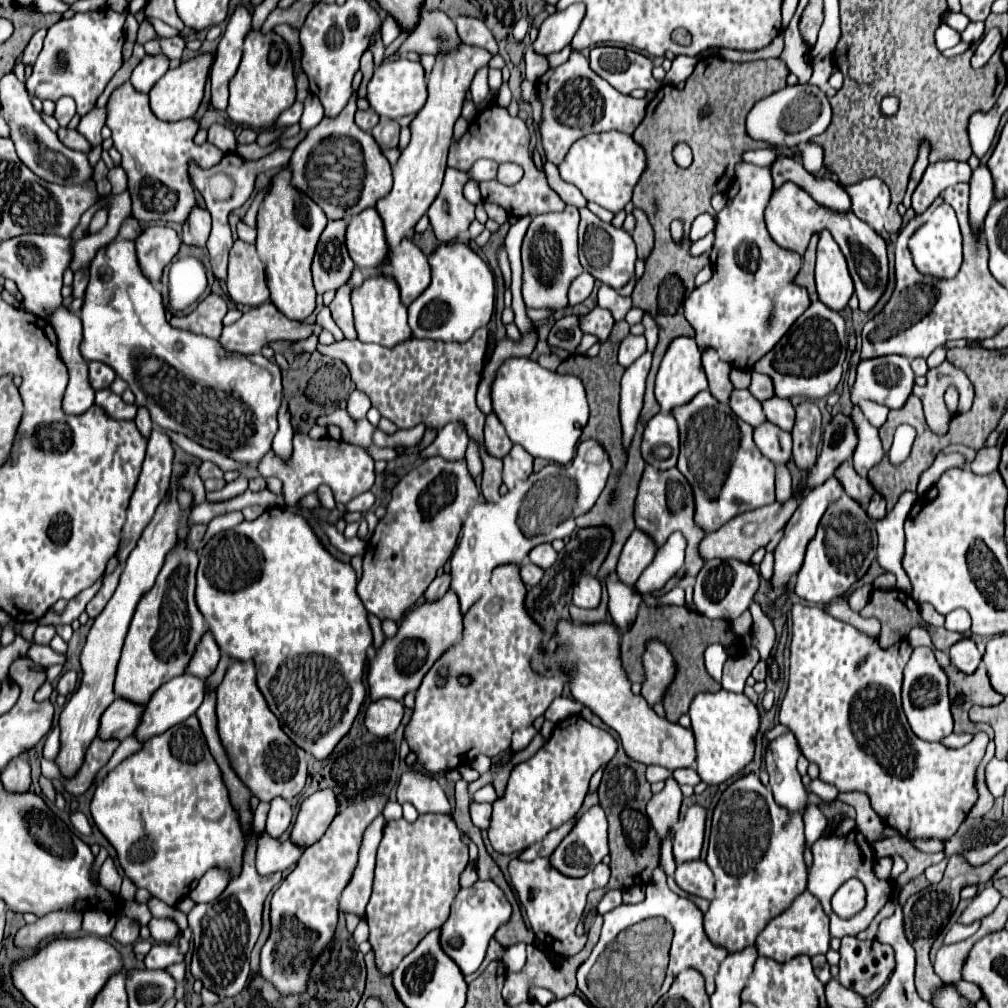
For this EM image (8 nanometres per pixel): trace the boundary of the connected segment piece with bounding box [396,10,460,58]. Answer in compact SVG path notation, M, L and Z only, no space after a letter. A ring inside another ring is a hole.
M424 10L420 16L418 30L404 40L404 44L396 50L402 54L402 58L408 52L418 52L418 54L450 54L460 46L460 38L456 34L454 22L444 16L444 12L430 12Z

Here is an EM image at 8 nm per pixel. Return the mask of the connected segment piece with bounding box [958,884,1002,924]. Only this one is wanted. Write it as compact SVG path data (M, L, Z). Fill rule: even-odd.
M988 884L988 886L986 886L982 892L978 892L976 898L966 906L966 910L960 914L958 922L960 922L960 924L972 924L972 922L976 922L976 920L982 920L984 916L988 916L988 914L994 912L994 908L998 906L1000 898L1002 898L1000 892L998 892L992 884Z

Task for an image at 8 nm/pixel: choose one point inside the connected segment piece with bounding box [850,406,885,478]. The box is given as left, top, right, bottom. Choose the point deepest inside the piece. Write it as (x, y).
(868, 452)

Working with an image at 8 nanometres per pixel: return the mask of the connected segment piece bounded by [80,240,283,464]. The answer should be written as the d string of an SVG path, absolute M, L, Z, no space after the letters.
M110 242L100 248L90 264L90 282L84 294L82 320L82 344L80 354L86 360L98 360L108 364L116 376L128 382L128 388L136 396L136 406L150 412L152 424L162 430L172 430L192 438L204 448L218 450L236 462L254 464L270 450L272 438L278 430L278 410L283 399L281 369L266 360L262 354L240 356L220 348L212 338L192 336L190 332L172 328L166 322L166 310L160 292L144 280L136 266L134 242Z

